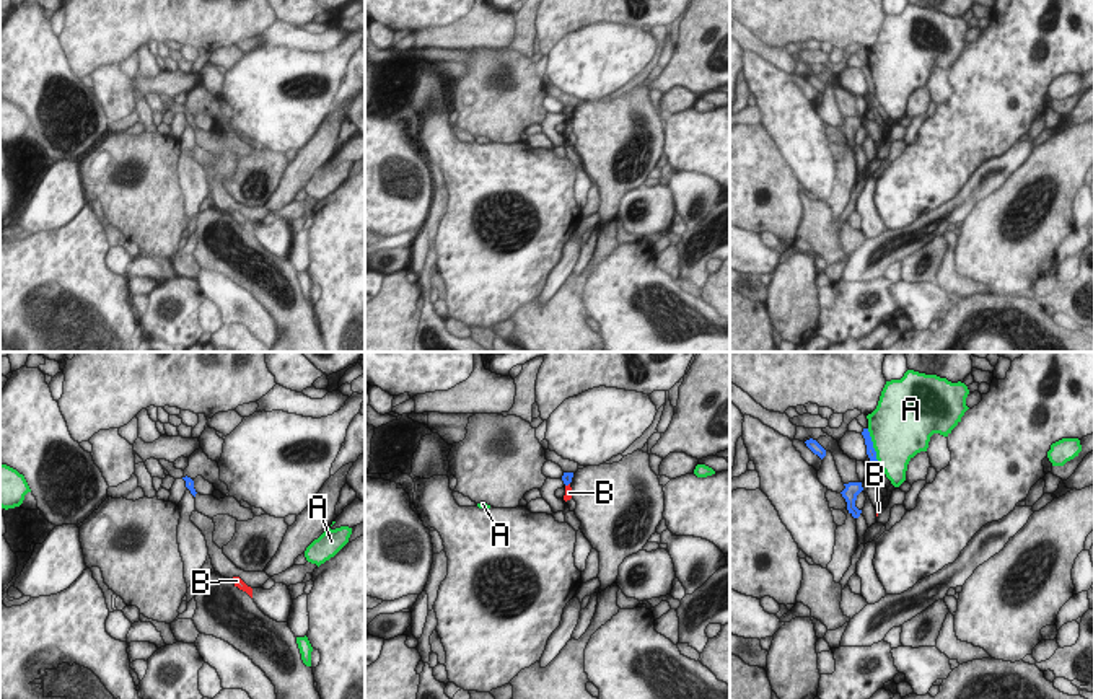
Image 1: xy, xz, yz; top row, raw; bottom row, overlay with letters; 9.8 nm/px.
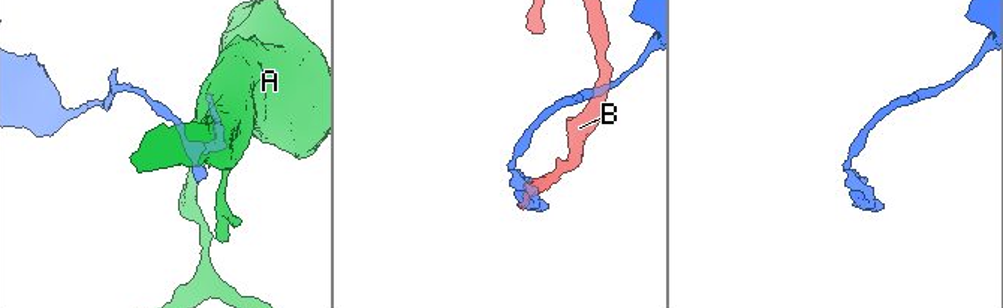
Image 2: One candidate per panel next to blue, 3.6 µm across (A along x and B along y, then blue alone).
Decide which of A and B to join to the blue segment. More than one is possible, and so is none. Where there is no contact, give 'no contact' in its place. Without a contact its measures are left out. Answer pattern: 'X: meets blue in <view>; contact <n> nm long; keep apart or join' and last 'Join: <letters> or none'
A: meets blue in yz; contact 440 nm long; keep apart
B: meets blue in xz; contact 60 nm long; keep apart
Join: none

